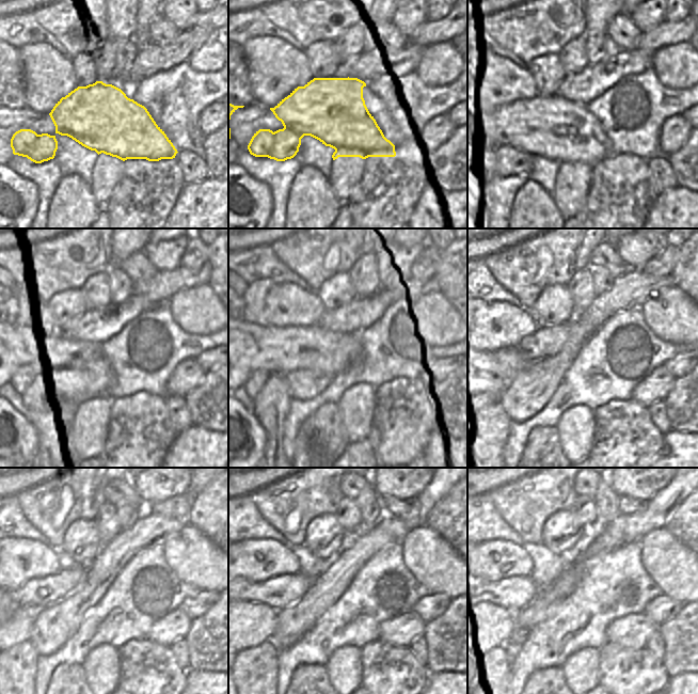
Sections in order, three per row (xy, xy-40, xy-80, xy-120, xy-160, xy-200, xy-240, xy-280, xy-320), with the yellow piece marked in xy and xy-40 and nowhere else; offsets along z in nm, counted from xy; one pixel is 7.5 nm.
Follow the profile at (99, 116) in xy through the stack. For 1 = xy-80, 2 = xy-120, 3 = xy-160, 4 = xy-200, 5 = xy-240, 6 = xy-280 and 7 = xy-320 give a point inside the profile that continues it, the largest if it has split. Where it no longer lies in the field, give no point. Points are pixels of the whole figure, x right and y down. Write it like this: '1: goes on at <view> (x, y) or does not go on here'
1: goes on at xy-80 (555, 127)
2: goes on at xy-120 (79, 369)
3: goes on at xy-160 (251, 367)
4: goes on at xy-200 (489, 371)
5: goes on at xy-240 (28, 558)
6: goes on at xy-280 (276, 558)
7: goes on at xy-320 (520, 565)

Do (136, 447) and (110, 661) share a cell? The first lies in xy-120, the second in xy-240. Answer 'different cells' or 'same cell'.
different cells

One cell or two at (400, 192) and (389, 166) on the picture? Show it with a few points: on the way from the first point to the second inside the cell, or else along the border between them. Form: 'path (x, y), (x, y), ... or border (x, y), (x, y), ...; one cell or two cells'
path (394, 186), (389, 180), (389, 172); one cell

